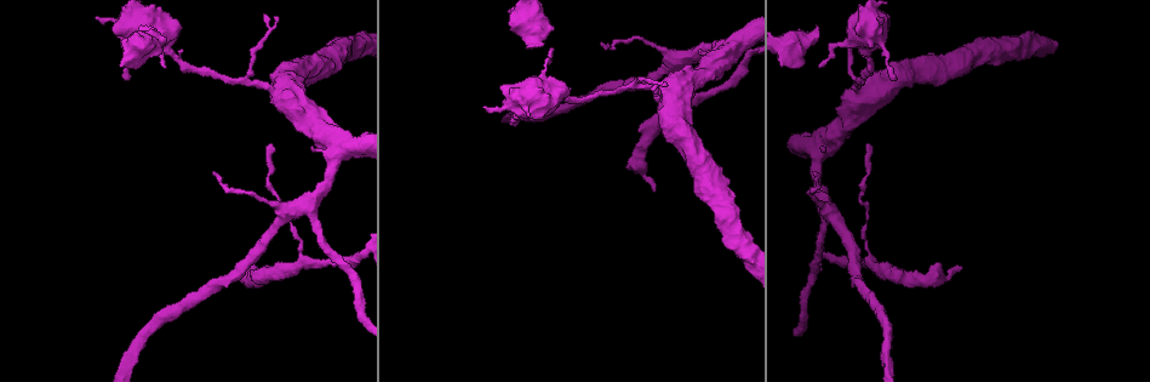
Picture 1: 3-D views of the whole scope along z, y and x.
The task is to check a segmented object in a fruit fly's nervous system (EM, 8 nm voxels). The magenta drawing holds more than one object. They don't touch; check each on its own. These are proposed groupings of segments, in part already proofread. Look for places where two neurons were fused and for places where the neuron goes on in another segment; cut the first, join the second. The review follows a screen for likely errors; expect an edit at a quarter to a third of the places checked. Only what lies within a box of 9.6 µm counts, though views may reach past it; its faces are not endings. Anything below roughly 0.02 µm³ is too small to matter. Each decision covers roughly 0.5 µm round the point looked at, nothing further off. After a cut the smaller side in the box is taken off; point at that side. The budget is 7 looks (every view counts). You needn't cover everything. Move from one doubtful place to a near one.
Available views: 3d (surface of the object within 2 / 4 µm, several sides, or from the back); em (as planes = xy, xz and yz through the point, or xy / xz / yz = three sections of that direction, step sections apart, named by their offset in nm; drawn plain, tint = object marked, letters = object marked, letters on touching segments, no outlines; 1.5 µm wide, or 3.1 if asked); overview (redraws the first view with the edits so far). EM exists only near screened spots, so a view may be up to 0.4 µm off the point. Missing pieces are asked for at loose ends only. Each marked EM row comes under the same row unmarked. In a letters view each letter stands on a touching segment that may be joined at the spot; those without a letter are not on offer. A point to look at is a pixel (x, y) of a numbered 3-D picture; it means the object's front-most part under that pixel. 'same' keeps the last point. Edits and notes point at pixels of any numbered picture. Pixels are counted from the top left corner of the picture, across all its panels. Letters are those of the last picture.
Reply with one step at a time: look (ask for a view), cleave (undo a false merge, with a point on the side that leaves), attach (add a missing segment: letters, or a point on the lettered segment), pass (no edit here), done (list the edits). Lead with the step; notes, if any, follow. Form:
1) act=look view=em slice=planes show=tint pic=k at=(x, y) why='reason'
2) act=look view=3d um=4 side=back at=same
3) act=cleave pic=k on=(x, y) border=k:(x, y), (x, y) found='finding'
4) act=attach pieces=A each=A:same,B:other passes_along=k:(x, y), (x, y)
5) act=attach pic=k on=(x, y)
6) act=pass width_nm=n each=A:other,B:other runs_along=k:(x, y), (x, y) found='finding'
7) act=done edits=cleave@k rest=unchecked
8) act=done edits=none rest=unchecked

act=look view=em slice=planes show=tint pic=1 at=(528, 45) why='branch stops here'

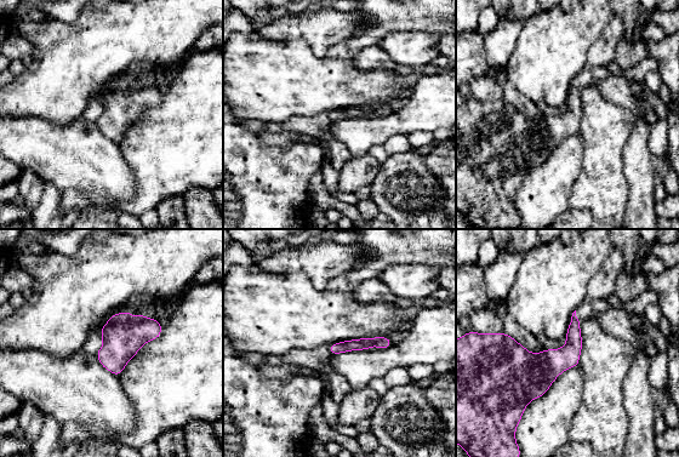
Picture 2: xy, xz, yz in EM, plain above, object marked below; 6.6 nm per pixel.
act=look view=em slice=planes show=letters at=same why='see the neighbours'

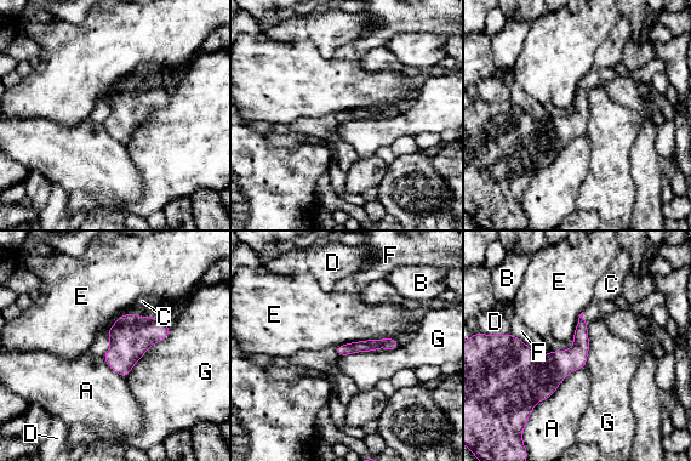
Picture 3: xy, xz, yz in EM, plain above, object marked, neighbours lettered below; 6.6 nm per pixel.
act=attach pieces=C each=A:other,B:other,C:same,D:other,E:other,F:other,G:other passes_along=3:(131, 336), (126, 313), (142, 301) found='the neuron continues'

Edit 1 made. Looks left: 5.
act=look view=3d um=4 pic=1 at=(857, 93) why='two arms in line, one across'

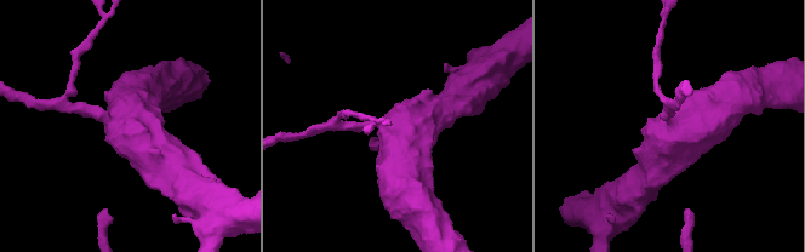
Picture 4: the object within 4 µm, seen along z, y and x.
act=look view=em slice=planes show=letters pic=4 at=(667, 121) arms=3 why='shape alone is not enough'

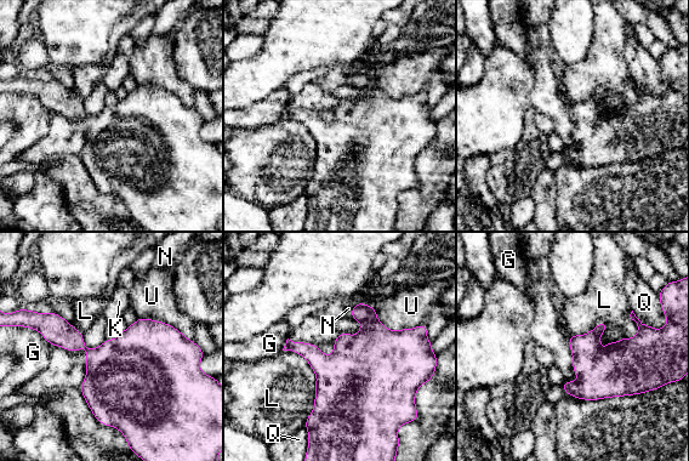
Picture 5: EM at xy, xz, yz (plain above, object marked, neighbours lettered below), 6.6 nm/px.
act=pass each=G:other,K:other,L:other,N:other,Q:other,U:other border=5:(638, 326), (571, 334) found='all the same neuron'

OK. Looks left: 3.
act=look view=em slice=planes show=letters pic=1 at=(652, 90) why='thin end'

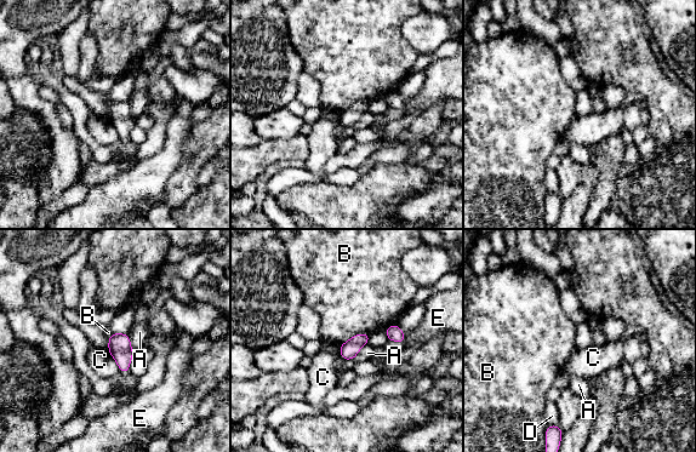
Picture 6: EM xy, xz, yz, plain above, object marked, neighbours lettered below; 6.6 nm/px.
act=pass width_nm=120 each=A:other,B:other,C:other,D:other,E:other border=6:(126, 333), (135, 354) found='no lettered segment goes on from it'

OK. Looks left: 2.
act=done edits=attach@3 rest=unchecked

